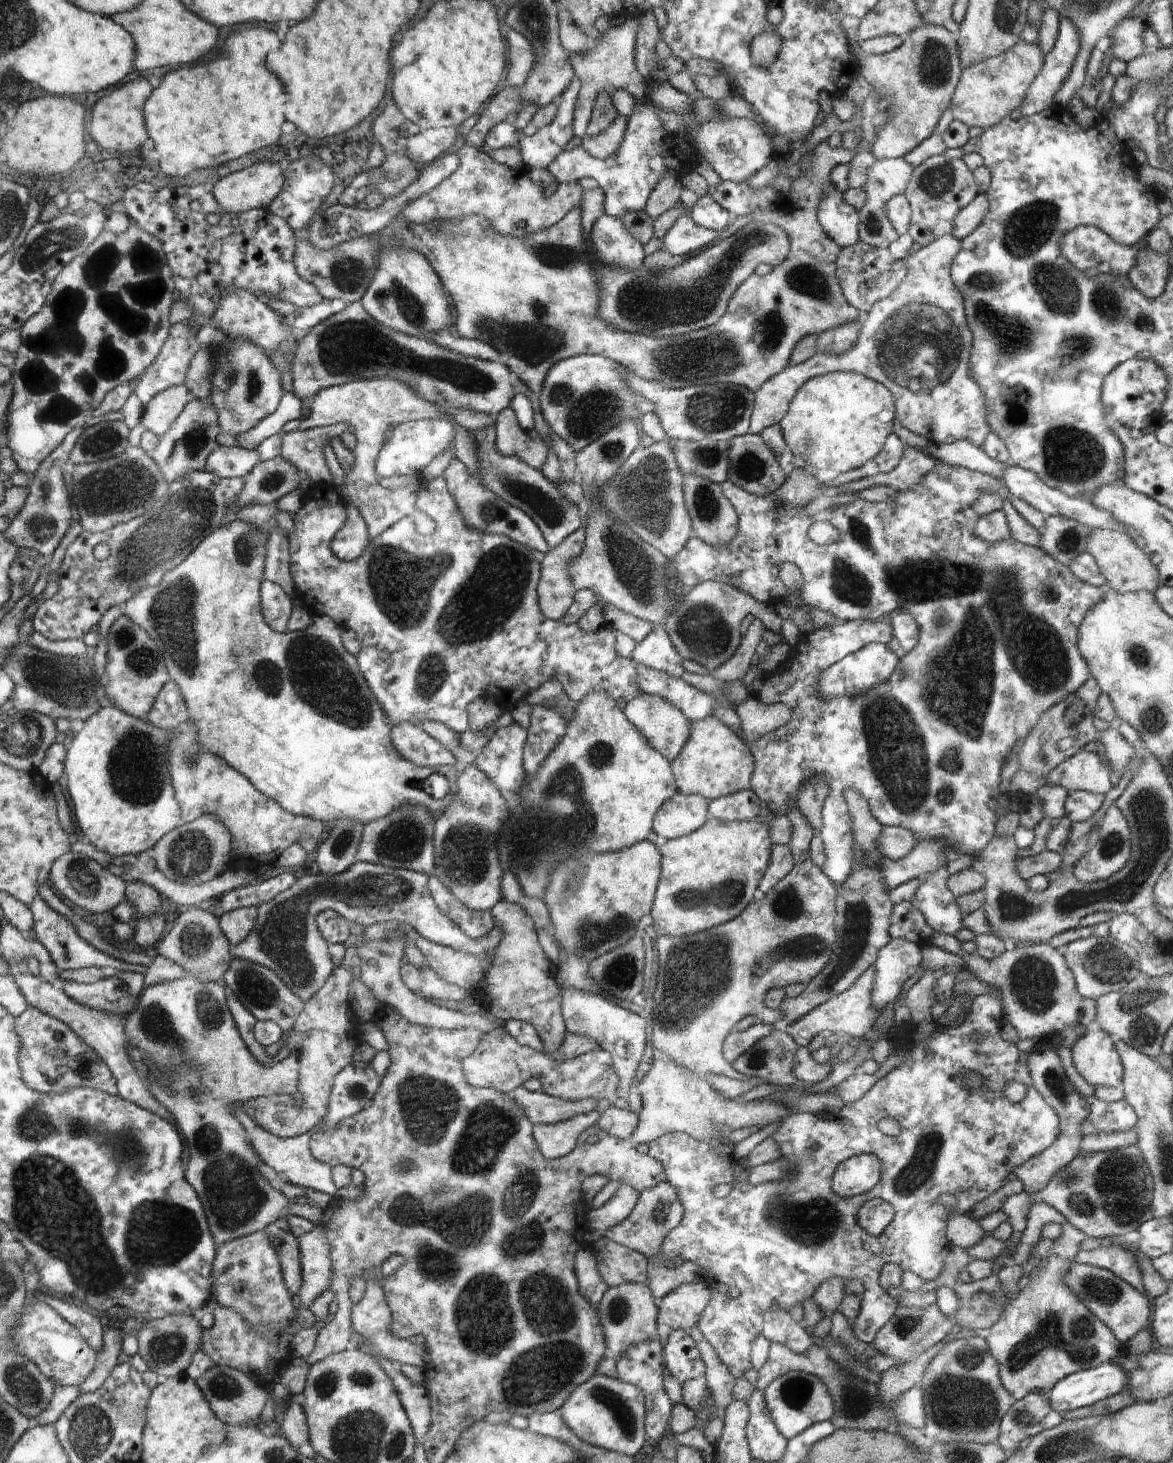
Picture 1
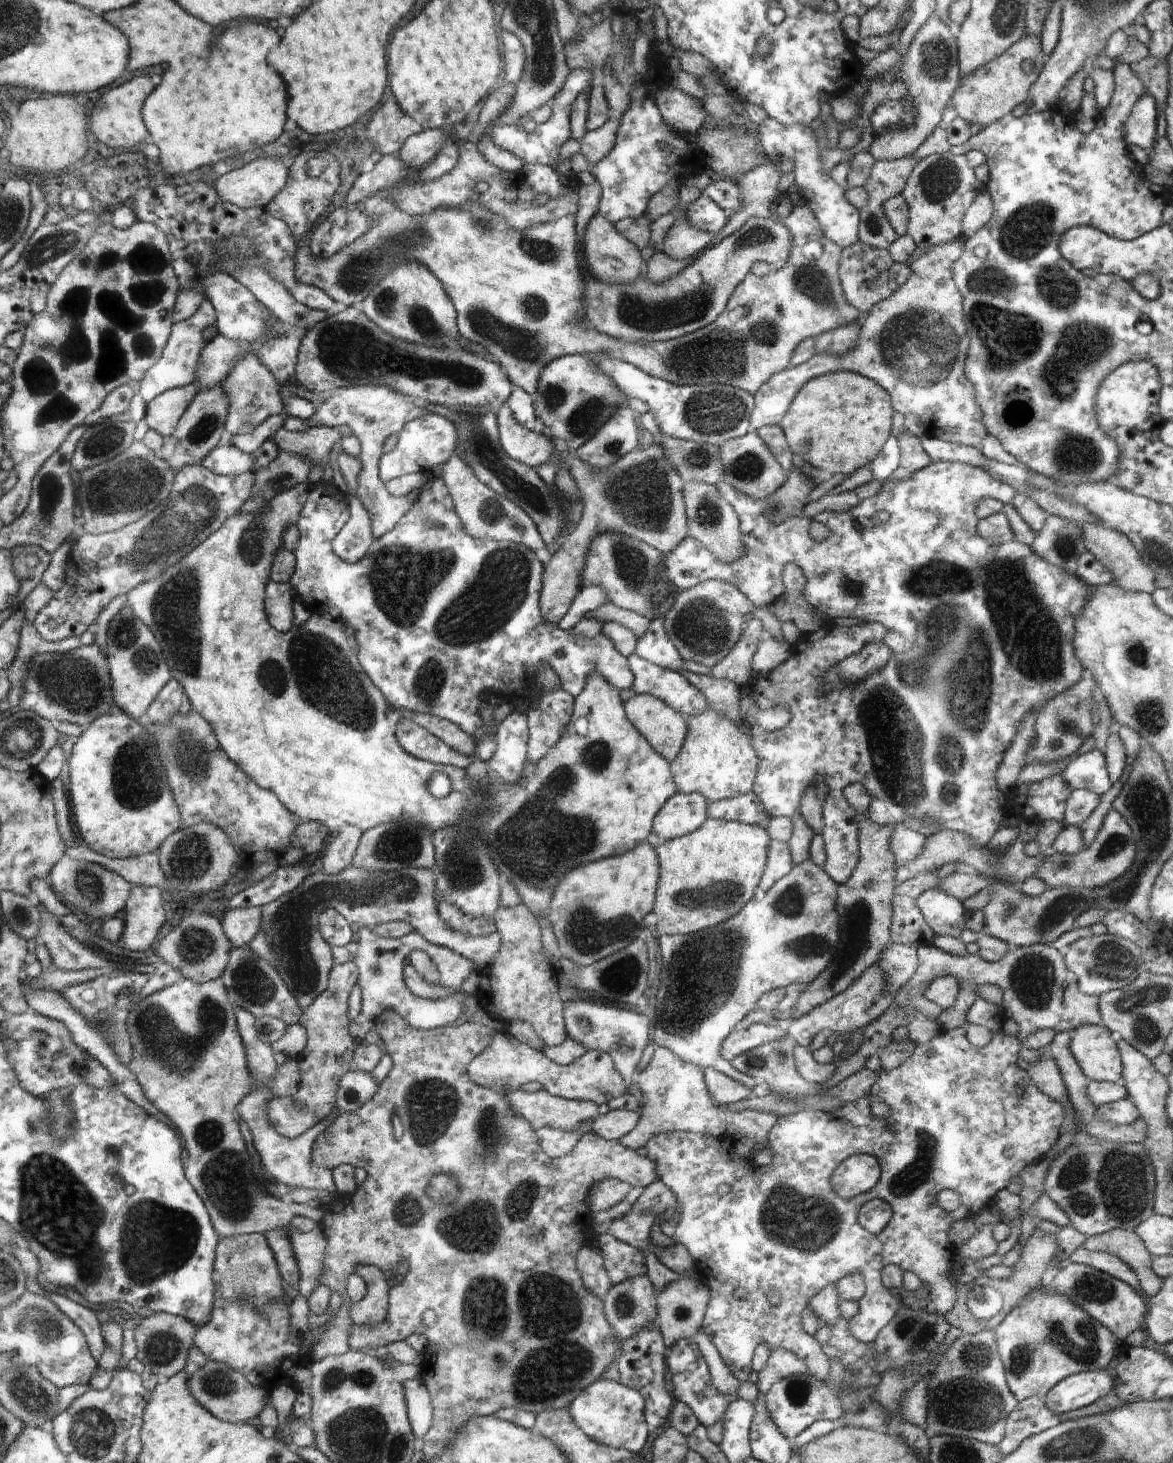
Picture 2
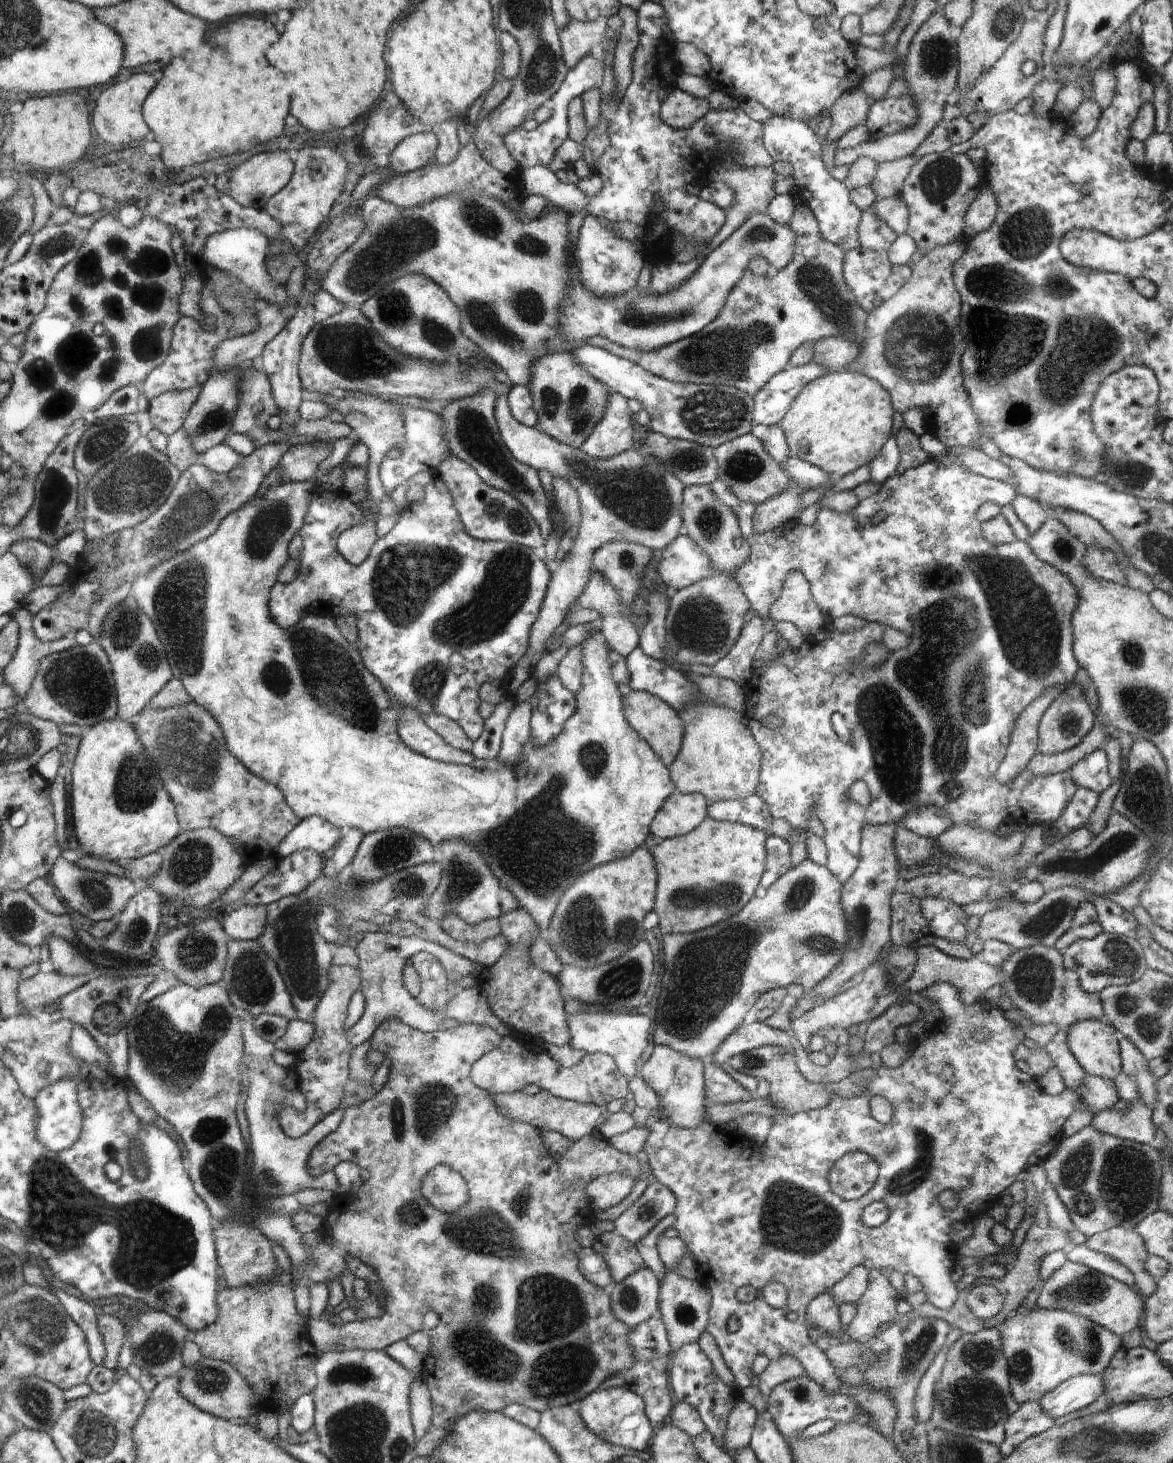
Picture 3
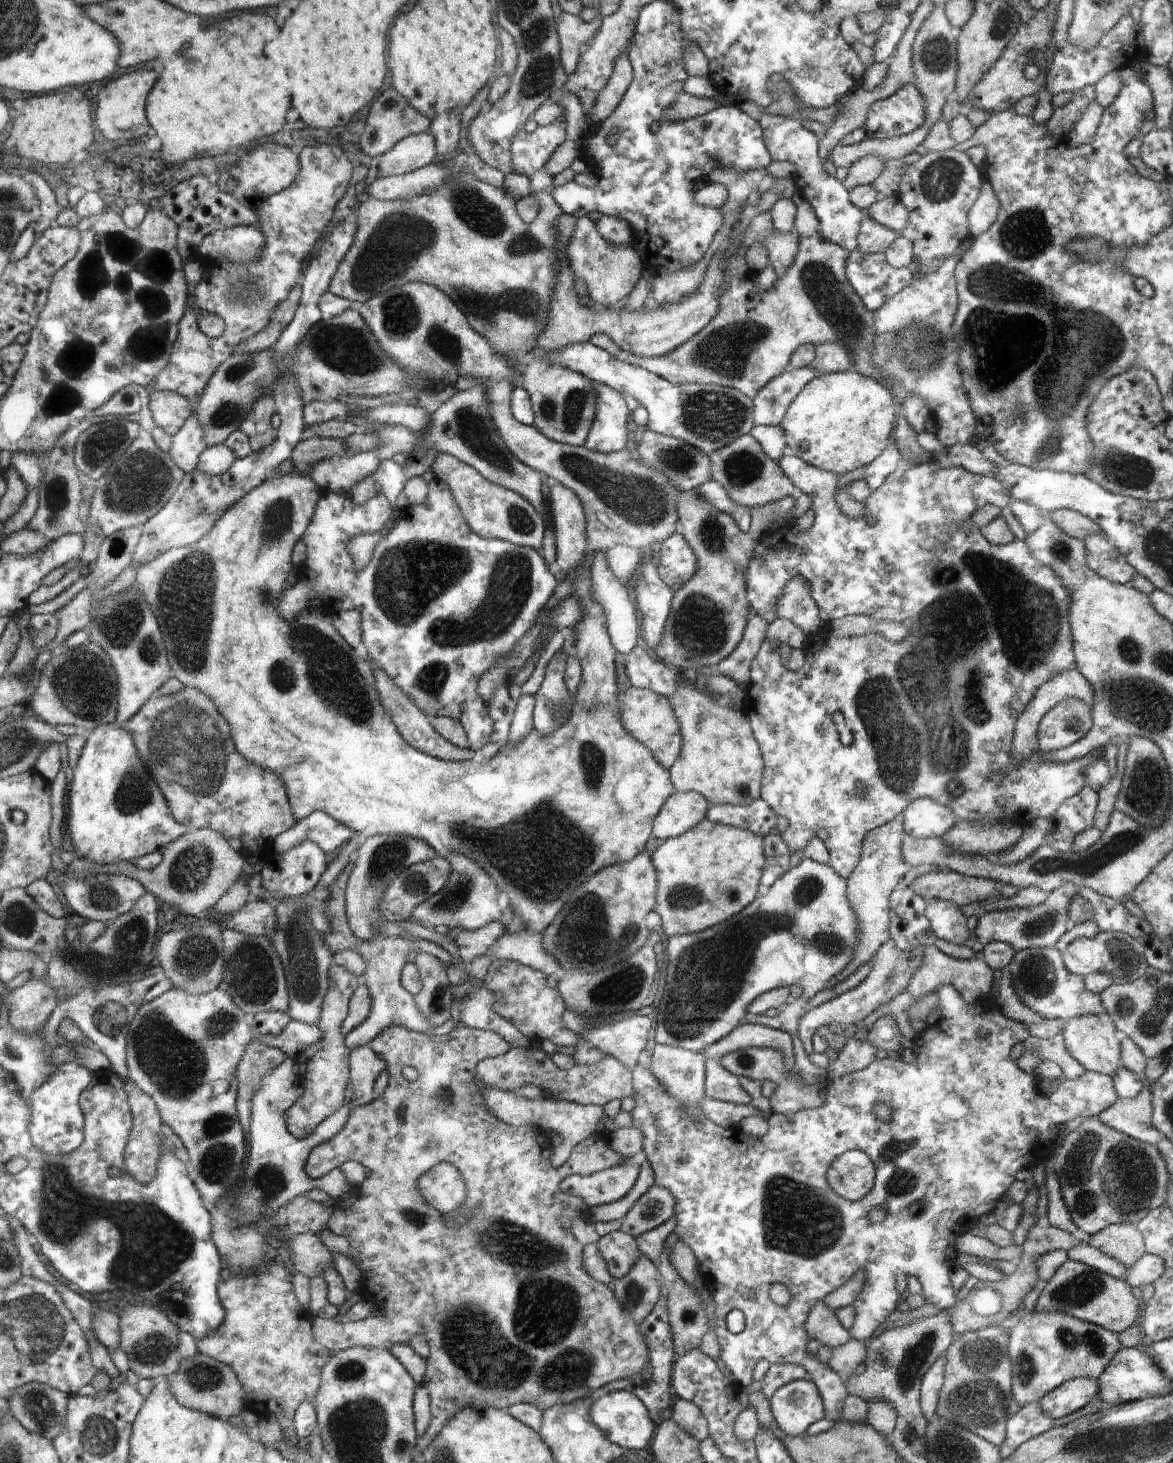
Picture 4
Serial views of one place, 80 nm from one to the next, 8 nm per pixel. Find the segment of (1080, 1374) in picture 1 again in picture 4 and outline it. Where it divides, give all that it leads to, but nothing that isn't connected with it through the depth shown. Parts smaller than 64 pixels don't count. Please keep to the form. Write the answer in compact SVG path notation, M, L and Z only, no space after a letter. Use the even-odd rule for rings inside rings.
M1076 1377L1047 1392L1038 1403L1042 1412L1054 1420L1080 1410L1098 1394L1098 1379Z

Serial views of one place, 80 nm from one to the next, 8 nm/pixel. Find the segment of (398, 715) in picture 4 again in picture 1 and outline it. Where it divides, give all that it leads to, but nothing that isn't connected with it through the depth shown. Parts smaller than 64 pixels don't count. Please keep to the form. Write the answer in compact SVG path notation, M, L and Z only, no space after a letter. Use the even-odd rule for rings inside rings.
M400 722L393 726L390 740L396 752L414 766L454 767L456 758L440 742L423 732L419 725Z

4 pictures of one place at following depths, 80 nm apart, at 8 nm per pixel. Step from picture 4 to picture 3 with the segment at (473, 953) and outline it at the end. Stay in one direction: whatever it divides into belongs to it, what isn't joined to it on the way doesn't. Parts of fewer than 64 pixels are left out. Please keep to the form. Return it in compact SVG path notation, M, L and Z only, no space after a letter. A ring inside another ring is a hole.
M518 907L502 914L498 919L484 920L478 924L468 924L466 920L460 920L460 916L448 914L446 918L442 918L440 925L453 938L470 944L482 944L484 940L494 938L496 934L504 936L508 946L504 954L495 964L476 976L477 986L486 994L490 1010L514 1032L532 1034L548 1045L570 1045L573 1040L570 1034L570 1014L566 1012L566 996L561 993L558 976L544 972L530 960L530 944L534 944L538 936L542 938L545 935L530 916L530 912Z

